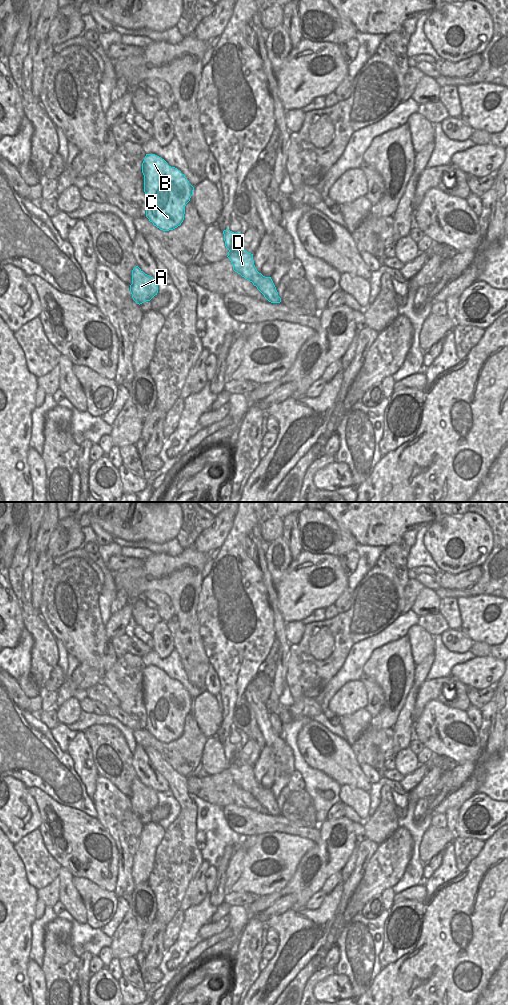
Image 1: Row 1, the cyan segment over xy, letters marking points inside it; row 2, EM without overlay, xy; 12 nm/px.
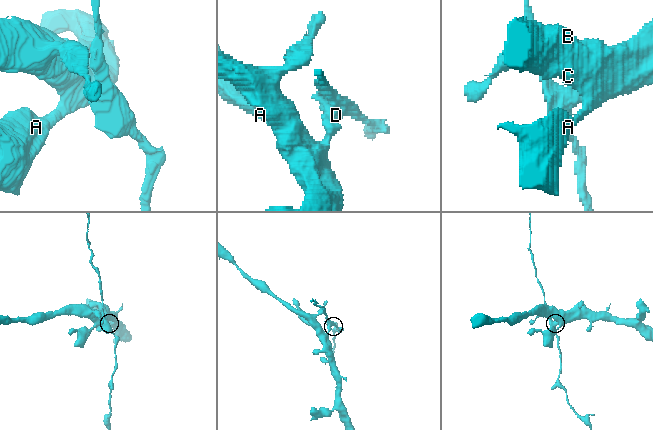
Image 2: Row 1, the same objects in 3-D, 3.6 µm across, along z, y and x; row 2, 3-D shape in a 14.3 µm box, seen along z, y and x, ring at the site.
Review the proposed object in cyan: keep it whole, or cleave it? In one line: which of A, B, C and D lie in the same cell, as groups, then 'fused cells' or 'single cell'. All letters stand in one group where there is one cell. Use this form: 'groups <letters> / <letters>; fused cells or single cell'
groups A B C / D; fused cells

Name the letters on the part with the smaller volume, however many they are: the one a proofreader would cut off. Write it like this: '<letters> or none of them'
D

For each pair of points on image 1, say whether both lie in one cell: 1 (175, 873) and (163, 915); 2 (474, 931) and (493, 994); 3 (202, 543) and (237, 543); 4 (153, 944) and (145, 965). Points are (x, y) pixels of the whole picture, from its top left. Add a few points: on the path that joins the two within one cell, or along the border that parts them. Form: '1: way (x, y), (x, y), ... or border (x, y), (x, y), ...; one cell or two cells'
1: way (171, 883), (169, 885), (167, 905); one cell
2: way (490, 947), (491, 975), (493, 978); one cell
3: border (233, 521), (233, 525), (224, 543), (219, 548); two cells
4: way (152, 949), (146, 960); one cell

